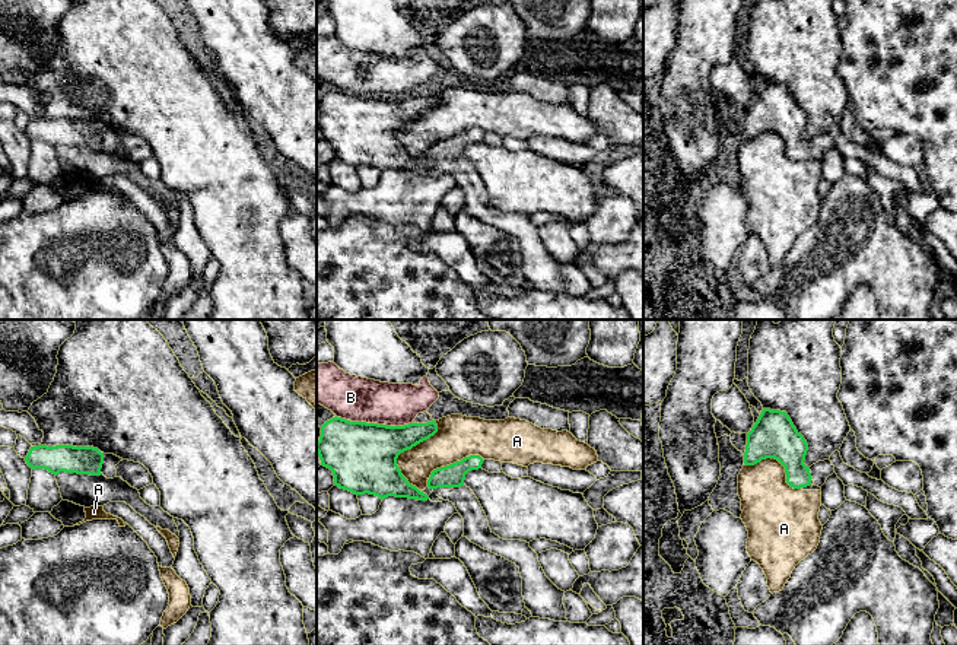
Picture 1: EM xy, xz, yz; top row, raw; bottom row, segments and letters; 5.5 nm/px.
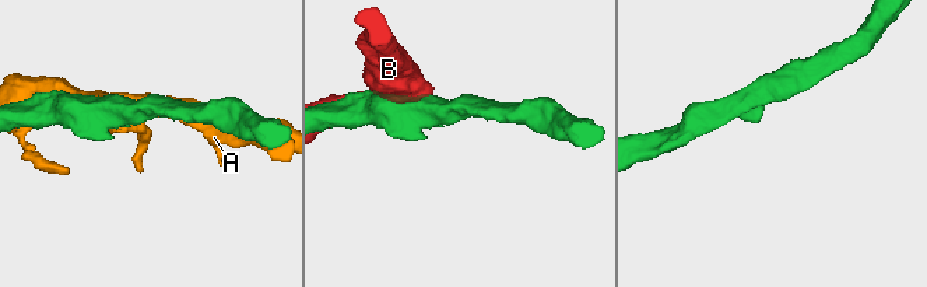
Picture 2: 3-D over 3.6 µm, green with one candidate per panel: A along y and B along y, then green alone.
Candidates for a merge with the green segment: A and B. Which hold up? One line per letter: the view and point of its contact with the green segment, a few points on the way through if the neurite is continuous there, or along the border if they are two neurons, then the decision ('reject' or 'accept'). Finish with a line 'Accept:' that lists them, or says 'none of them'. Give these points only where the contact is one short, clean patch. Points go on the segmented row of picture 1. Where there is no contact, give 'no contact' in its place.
A: meets green in xz at (404, 450); reject
B: meets green in xz at (374, 423); reject
Accept: none of them

